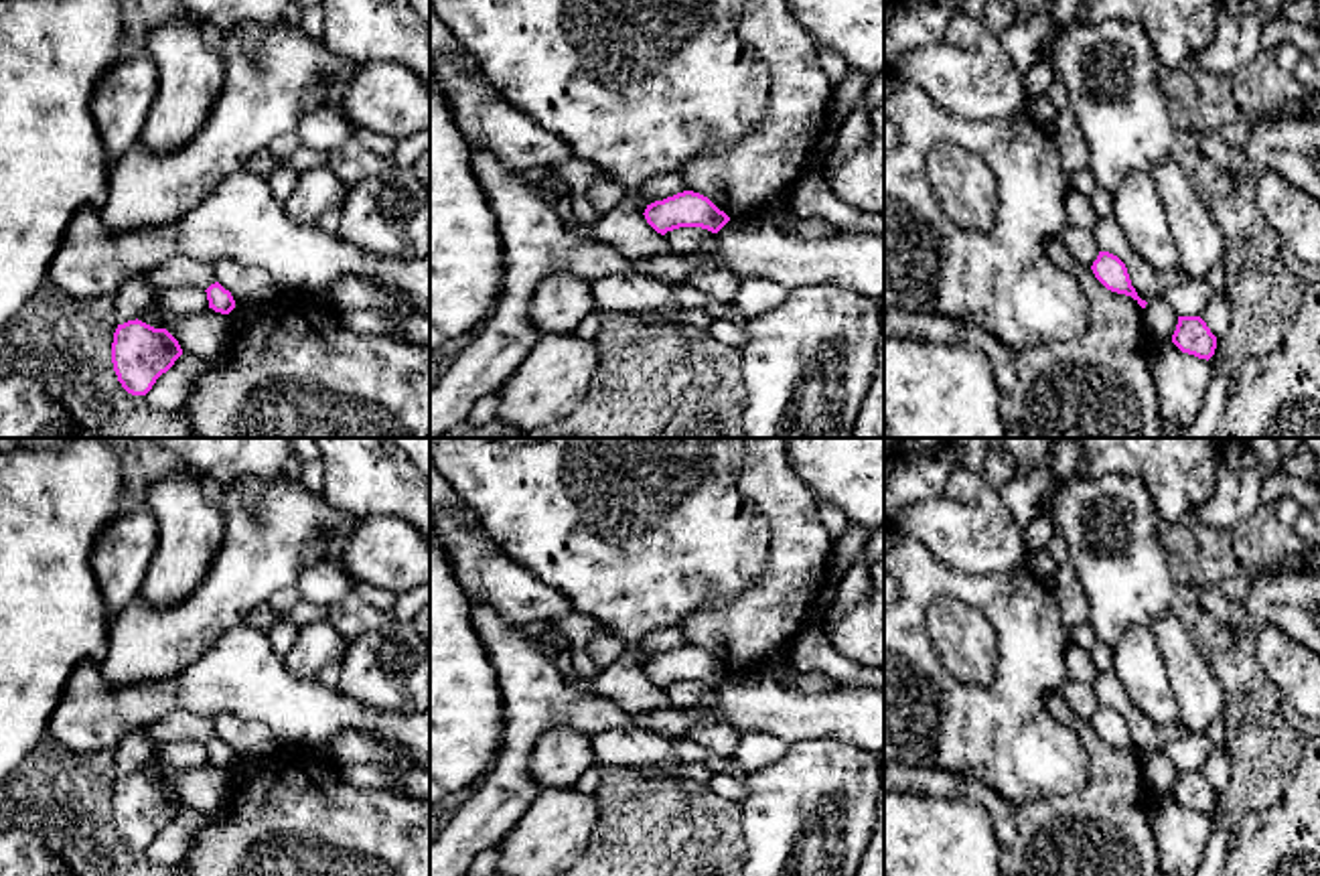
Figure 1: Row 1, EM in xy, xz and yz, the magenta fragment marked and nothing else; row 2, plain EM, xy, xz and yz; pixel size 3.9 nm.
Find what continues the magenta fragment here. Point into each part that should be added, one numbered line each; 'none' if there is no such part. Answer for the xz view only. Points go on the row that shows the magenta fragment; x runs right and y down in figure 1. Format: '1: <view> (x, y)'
none

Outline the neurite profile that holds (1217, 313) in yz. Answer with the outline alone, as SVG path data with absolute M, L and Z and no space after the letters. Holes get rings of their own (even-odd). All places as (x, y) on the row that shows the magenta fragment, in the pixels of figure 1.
M1215 292L1206 302L1200 318L1206 322L1211 333L1221 339L1231 324L1231 302L1225 294Z

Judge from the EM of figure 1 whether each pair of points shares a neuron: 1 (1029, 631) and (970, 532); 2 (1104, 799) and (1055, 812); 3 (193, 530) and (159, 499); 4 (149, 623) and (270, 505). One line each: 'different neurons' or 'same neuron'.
1: different neurons
2: same neuron
3: same neuron
4: same neuron

